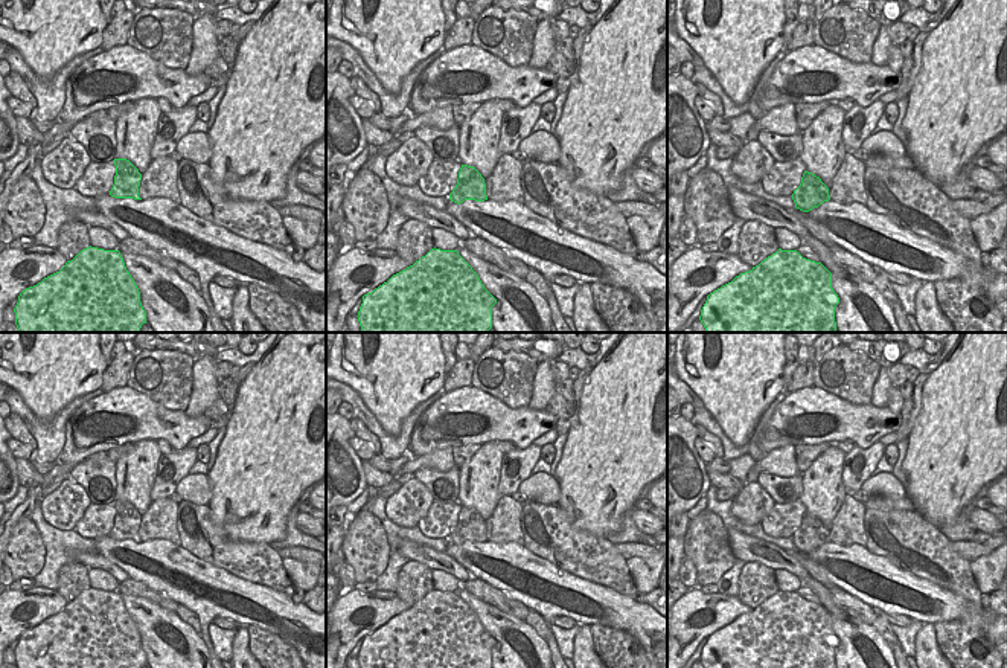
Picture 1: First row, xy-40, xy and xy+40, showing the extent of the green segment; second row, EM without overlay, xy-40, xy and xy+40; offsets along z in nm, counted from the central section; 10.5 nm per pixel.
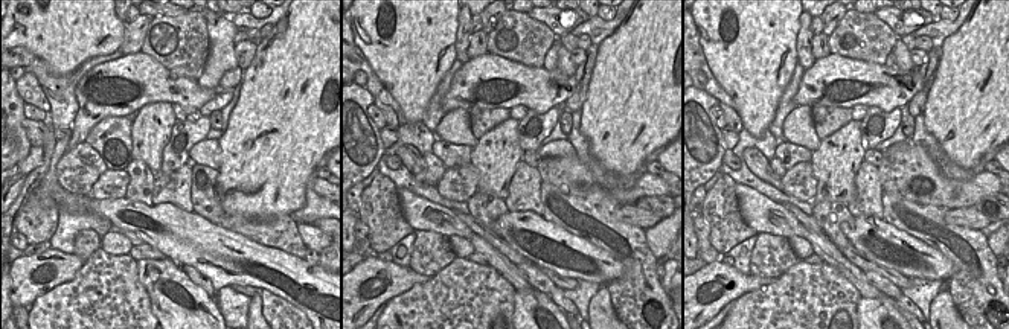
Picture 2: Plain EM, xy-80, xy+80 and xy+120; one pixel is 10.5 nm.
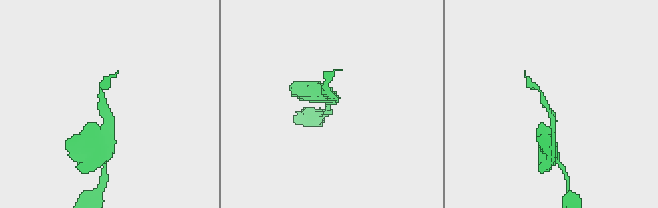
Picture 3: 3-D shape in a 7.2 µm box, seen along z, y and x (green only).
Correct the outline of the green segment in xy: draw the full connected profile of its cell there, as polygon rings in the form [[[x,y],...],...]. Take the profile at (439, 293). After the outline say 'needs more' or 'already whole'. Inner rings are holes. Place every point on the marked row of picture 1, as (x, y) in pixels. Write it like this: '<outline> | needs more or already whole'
[[[431,249],[425,256],[363,296],[361,332],[488,332],[497,299],[457,250]]] | already whole

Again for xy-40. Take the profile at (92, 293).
[[[91,246],[59,271],[23,290],[14,313],[20,332],[140,332],[146,323],[140,291],[120,252]]] | already whole

